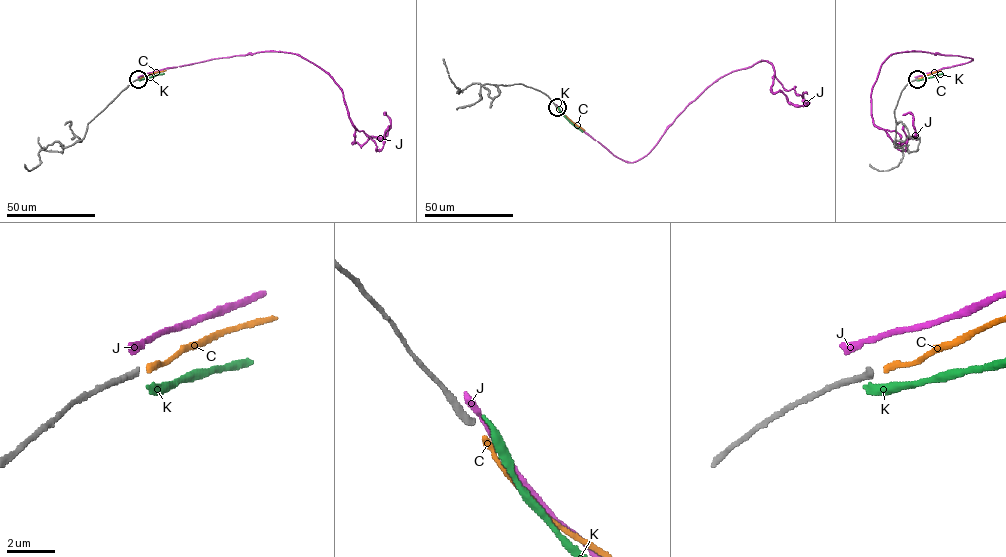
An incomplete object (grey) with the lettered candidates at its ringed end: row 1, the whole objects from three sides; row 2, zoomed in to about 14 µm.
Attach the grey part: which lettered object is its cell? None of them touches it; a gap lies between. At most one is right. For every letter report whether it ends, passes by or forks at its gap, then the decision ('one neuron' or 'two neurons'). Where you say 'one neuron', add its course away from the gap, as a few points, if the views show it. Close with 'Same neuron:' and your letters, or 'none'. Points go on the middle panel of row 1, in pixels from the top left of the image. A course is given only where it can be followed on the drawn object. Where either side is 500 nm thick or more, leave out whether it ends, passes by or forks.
C: it ends there; one neuron; it runs (557, 108), (584, 130)
J: it ends there; two neurons
K: it ends there; two neurons
Same neuron: C

